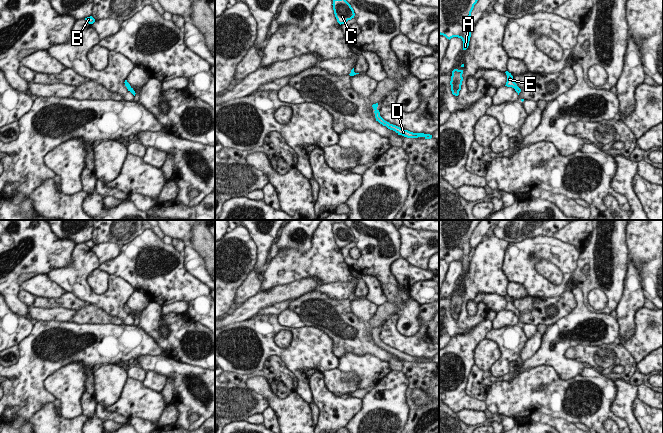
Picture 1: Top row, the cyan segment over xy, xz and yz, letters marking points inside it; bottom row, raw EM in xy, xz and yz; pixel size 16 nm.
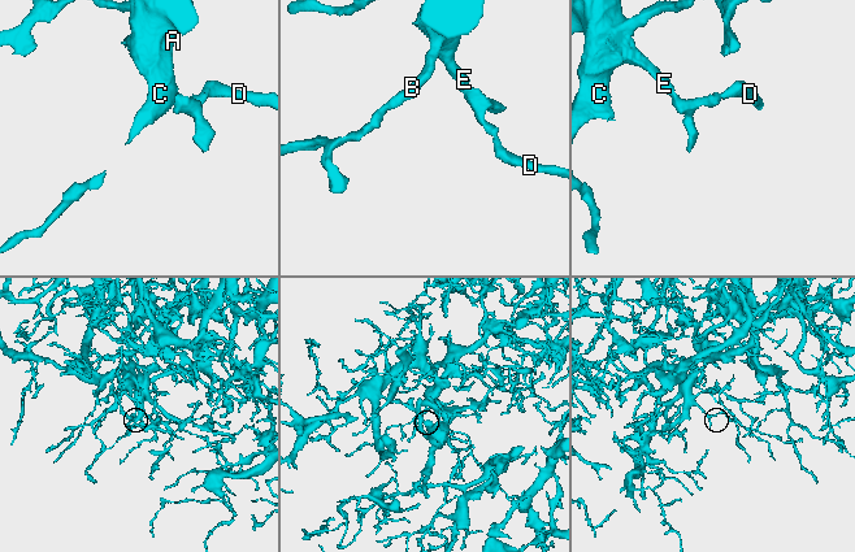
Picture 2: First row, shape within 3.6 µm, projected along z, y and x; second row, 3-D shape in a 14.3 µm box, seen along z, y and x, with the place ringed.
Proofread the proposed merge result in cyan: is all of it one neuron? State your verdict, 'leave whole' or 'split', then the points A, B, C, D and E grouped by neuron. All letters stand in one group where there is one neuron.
leave whole; A B C D E

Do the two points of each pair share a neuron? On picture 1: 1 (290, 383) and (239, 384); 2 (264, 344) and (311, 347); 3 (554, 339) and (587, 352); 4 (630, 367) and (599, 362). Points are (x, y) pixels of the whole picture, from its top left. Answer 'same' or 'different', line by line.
1: same
2: same
3: different
4: same

